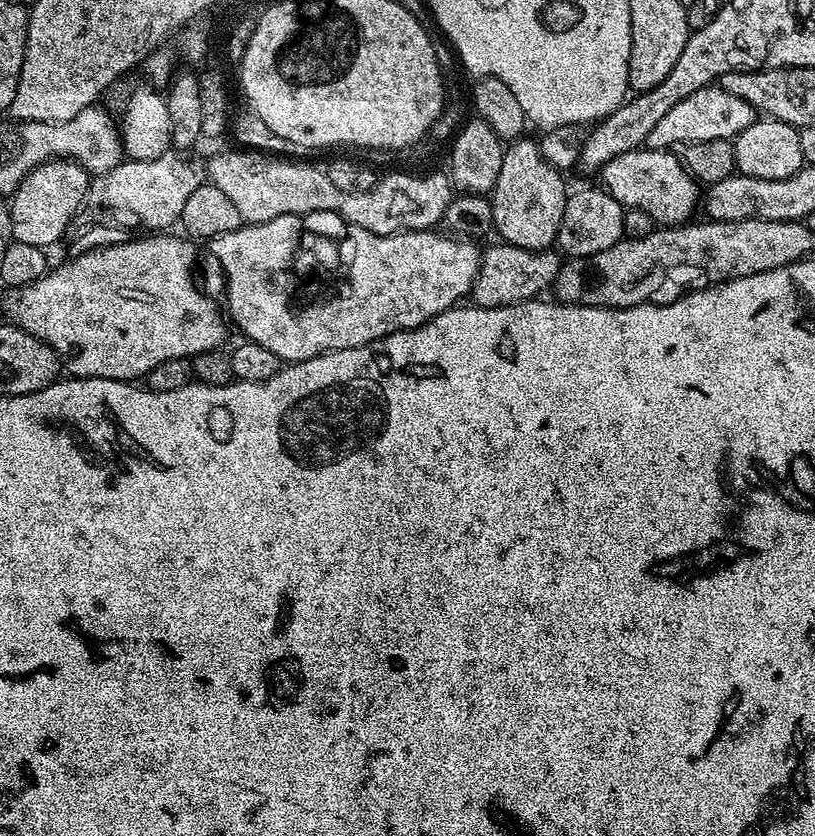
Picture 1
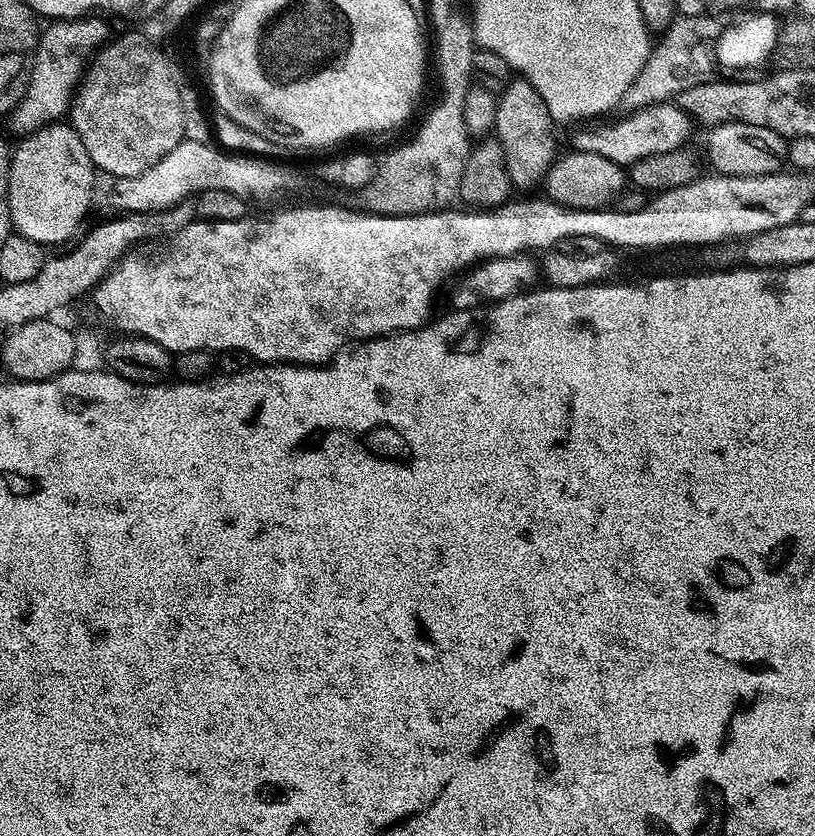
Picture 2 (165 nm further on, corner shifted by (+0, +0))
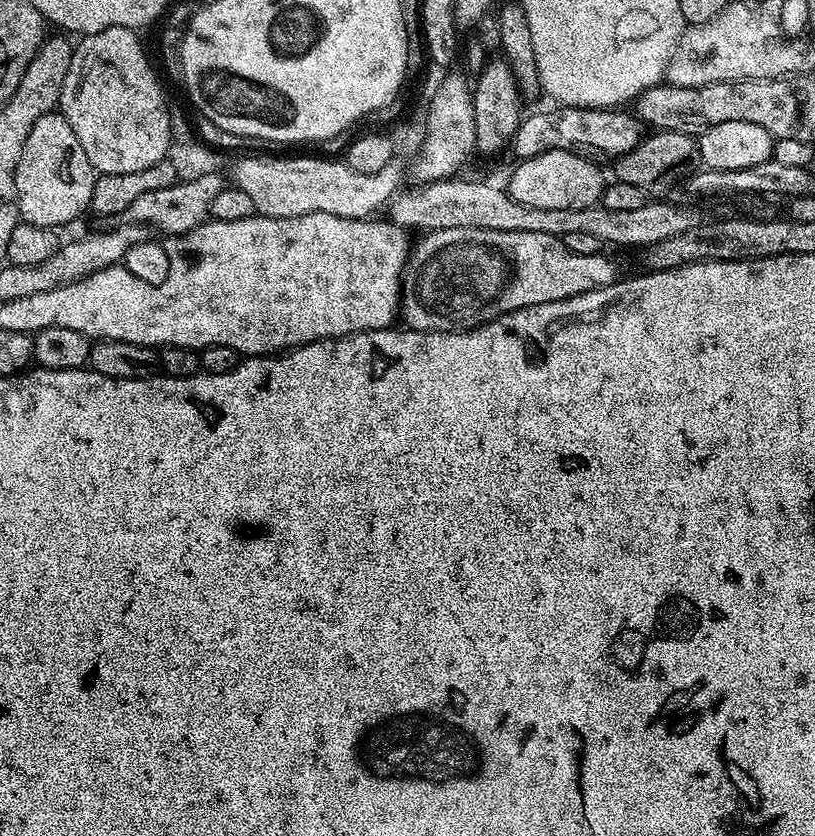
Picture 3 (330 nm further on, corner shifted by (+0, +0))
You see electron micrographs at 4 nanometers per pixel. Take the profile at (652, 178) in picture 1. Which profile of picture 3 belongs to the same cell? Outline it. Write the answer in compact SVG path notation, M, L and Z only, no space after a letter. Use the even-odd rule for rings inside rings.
M550 150L515 165L506 190L522 206L537 207L538 210L582 210L591 208L603 197L606 179L600 173L597 161L566 150Z

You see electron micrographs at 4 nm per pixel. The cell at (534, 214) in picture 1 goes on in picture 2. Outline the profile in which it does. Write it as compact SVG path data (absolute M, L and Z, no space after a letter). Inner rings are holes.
M522 78L511 79L497 101L494 134L503 148L508 177L517 191L530 190L547 179L558 154L552 115L534 86Z

